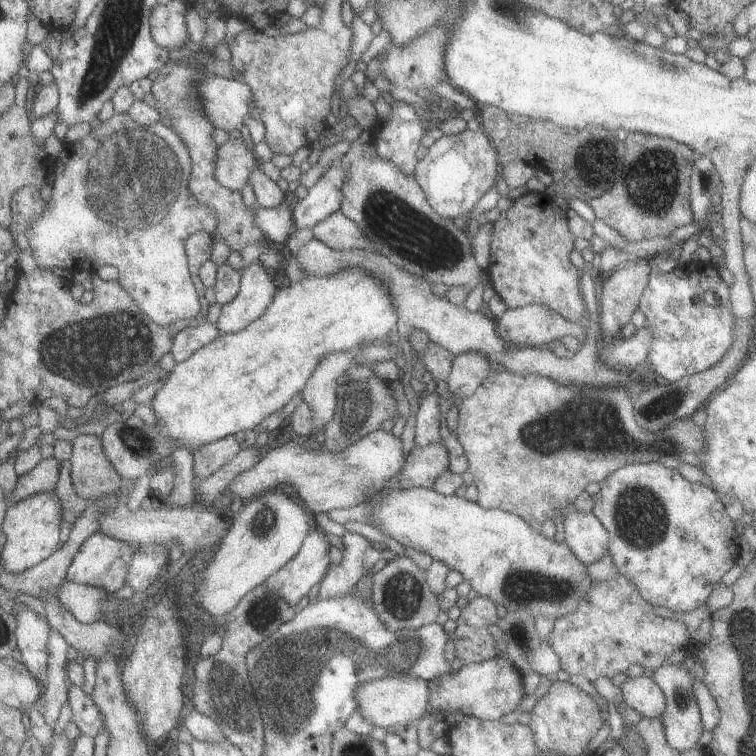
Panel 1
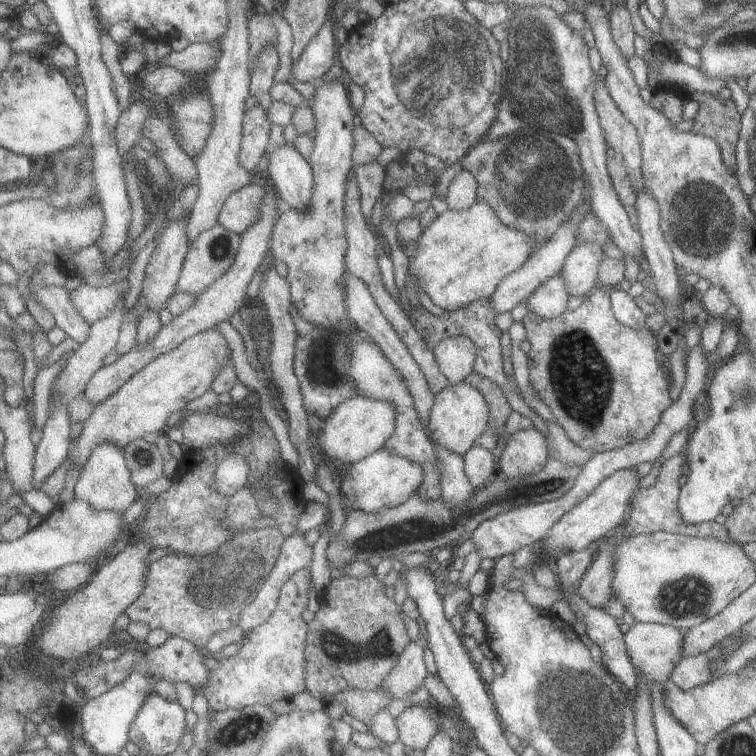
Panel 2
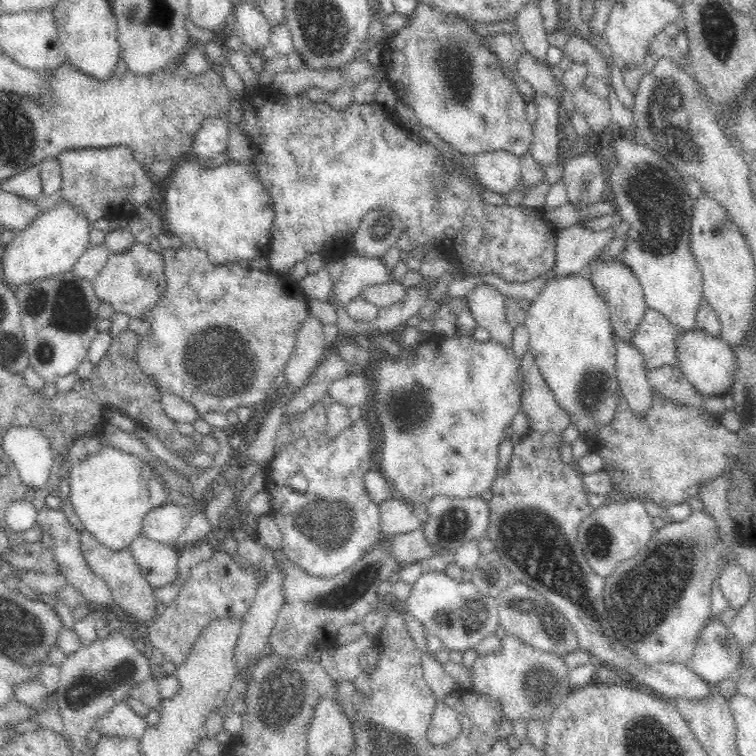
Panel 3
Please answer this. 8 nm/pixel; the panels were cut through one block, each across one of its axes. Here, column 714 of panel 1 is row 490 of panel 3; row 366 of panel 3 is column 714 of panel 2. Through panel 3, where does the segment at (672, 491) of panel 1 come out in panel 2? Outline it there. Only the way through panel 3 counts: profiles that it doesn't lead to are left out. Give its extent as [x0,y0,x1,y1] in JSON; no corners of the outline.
[624,450,728,540]

